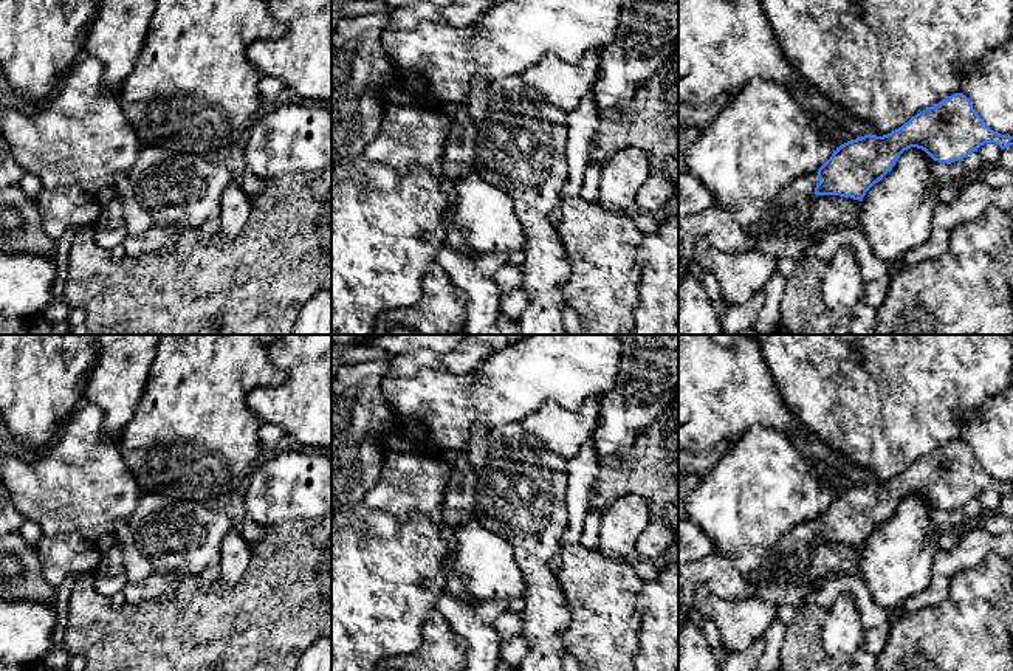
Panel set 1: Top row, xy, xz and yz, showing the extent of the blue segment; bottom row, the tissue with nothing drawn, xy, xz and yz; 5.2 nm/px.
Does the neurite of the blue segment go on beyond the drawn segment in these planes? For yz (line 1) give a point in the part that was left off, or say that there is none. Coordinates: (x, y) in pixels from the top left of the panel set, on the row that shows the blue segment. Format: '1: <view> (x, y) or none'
1: yz (716, 223)

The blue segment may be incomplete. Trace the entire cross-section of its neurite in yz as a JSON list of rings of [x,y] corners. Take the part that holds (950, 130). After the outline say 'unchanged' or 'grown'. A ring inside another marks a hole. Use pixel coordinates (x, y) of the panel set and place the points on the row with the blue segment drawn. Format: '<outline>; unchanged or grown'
[[[963,93],[951,95],[939,104],[917,113],[888,135],[864,135],[850,139],[832,153],[816,170],[795,178],[773,203],[761,225],[748,232],[731,211],[713,205],[699,214],[678,219],[678,285],[694,259],[700,237],[706,237],[720,251],[750,249],[762,239],[776,239],[784,214],[793,214],[799,228],[810,217],[815,195],[840,195],[863,200],[866,192],[892,170],[900,155],[917,147],[934,161],[963,161],[987,143],[1001,149],[1013,146],[1013,136],[991,130],[973,108]]]; grown

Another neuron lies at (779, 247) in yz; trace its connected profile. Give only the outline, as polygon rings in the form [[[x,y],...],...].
[[[829,226],[827,229],[821,231],[815,239],[784,239],[784,237],[762,239],[750,249],[774,256],[776,259],[781,257],[802,259],[807,249],[810,246],[818,245],[824,236],[841,229],[843,229],[841,226]]]

